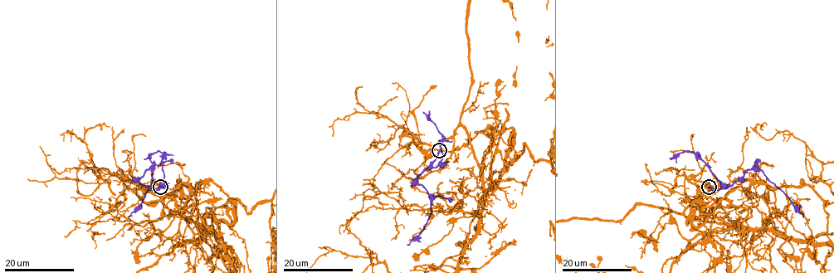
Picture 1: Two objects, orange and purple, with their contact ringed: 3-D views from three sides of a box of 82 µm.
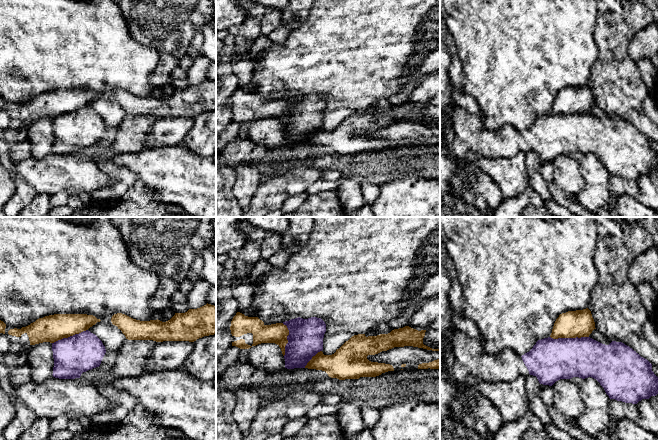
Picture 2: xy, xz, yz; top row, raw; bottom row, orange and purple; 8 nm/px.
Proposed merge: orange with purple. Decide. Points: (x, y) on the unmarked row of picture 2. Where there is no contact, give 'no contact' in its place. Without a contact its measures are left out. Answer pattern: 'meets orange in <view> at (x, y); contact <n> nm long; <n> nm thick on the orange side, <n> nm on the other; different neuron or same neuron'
meets orange in yz at (569, 113); contact 320 nm long; 220 nm thick on the orange side, 340 nm on the other; different neuron

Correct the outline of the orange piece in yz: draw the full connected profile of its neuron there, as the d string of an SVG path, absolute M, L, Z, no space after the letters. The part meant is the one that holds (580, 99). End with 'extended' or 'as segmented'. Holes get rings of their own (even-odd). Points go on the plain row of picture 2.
M588 84L568 87L556 95L550 113L553 115L589 113L594 105L595 98Z | as segmented

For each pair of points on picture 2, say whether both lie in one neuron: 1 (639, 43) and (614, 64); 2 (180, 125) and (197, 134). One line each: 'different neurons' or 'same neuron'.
1: different neurons
2: different neurons

